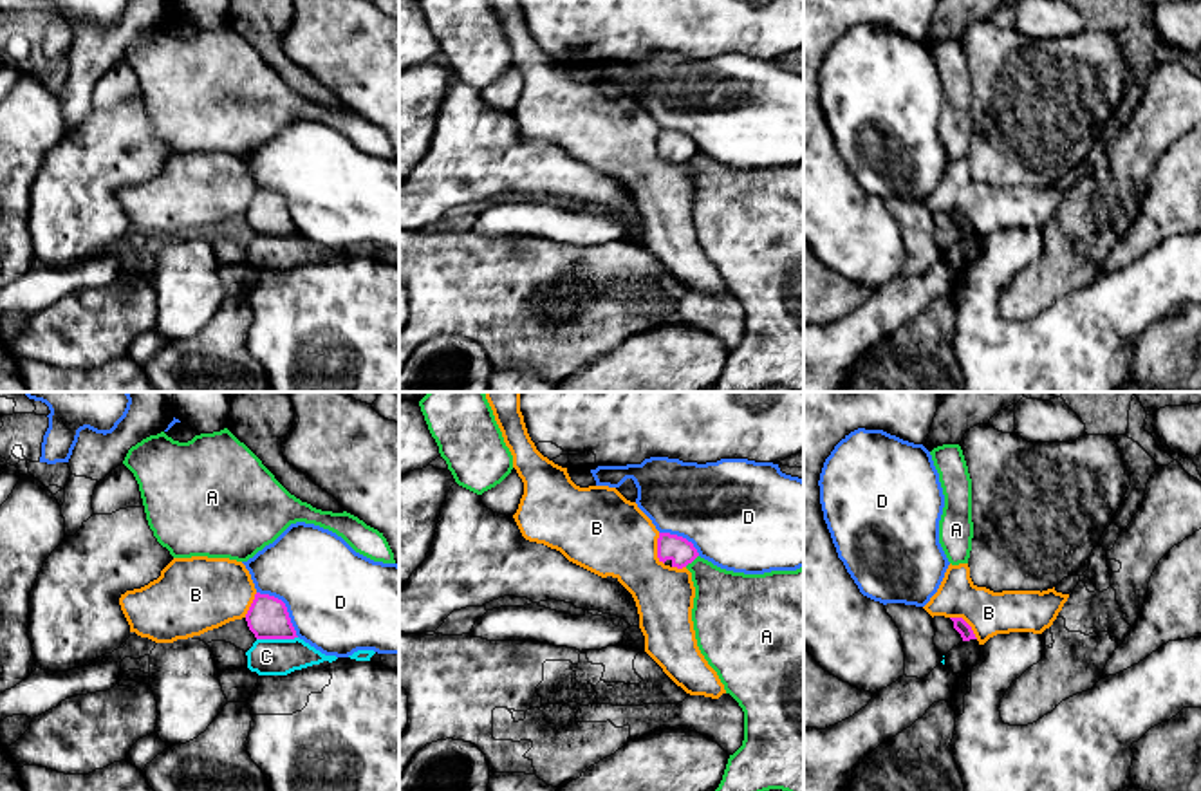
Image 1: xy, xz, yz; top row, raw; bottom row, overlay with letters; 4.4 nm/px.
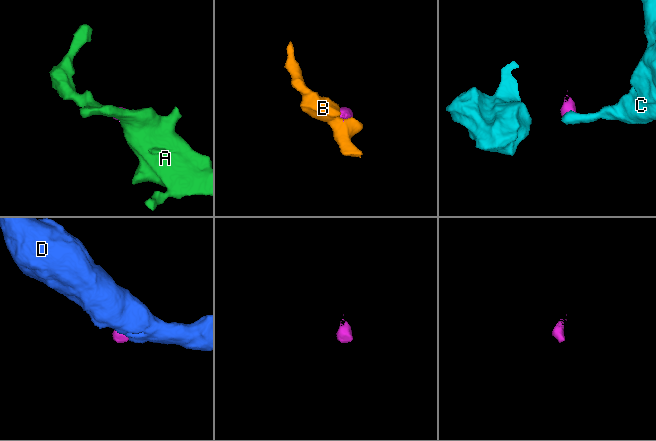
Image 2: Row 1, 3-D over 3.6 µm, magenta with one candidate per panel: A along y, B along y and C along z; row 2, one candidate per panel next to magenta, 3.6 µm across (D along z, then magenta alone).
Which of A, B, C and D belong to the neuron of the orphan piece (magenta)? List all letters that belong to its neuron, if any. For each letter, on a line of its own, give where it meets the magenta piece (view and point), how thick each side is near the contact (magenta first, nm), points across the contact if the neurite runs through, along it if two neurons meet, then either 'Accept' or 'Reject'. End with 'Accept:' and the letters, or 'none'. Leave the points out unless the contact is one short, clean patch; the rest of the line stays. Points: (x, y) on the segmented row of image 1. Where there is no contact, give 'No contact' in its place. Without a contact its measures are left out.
A: Touches magenta at xz (690, 562). Thickness 120 nm (magenta) against 300 nm. Boundary: xz (698, 555), (685, 566). Reject
B: Touches magenta at xz (658, 549). Thickness 120 nm (magenta) against 360 nm. Boundary: xz (658, 533), (658, 558), (663, 564). Reject
C: Touches magenta at xy (277, 638). Thickness 190 nm (magenta) against 160 nm. Boundary: xy (297, 636), (257, 640). Reject
D: Touches magenta at xy (286, 607). Thickness 190 nm (magenta) against 460 nm. Boundary: xy (257, 591), (273, 595), (284, 604), (298, 636). Reject
Accept: none

